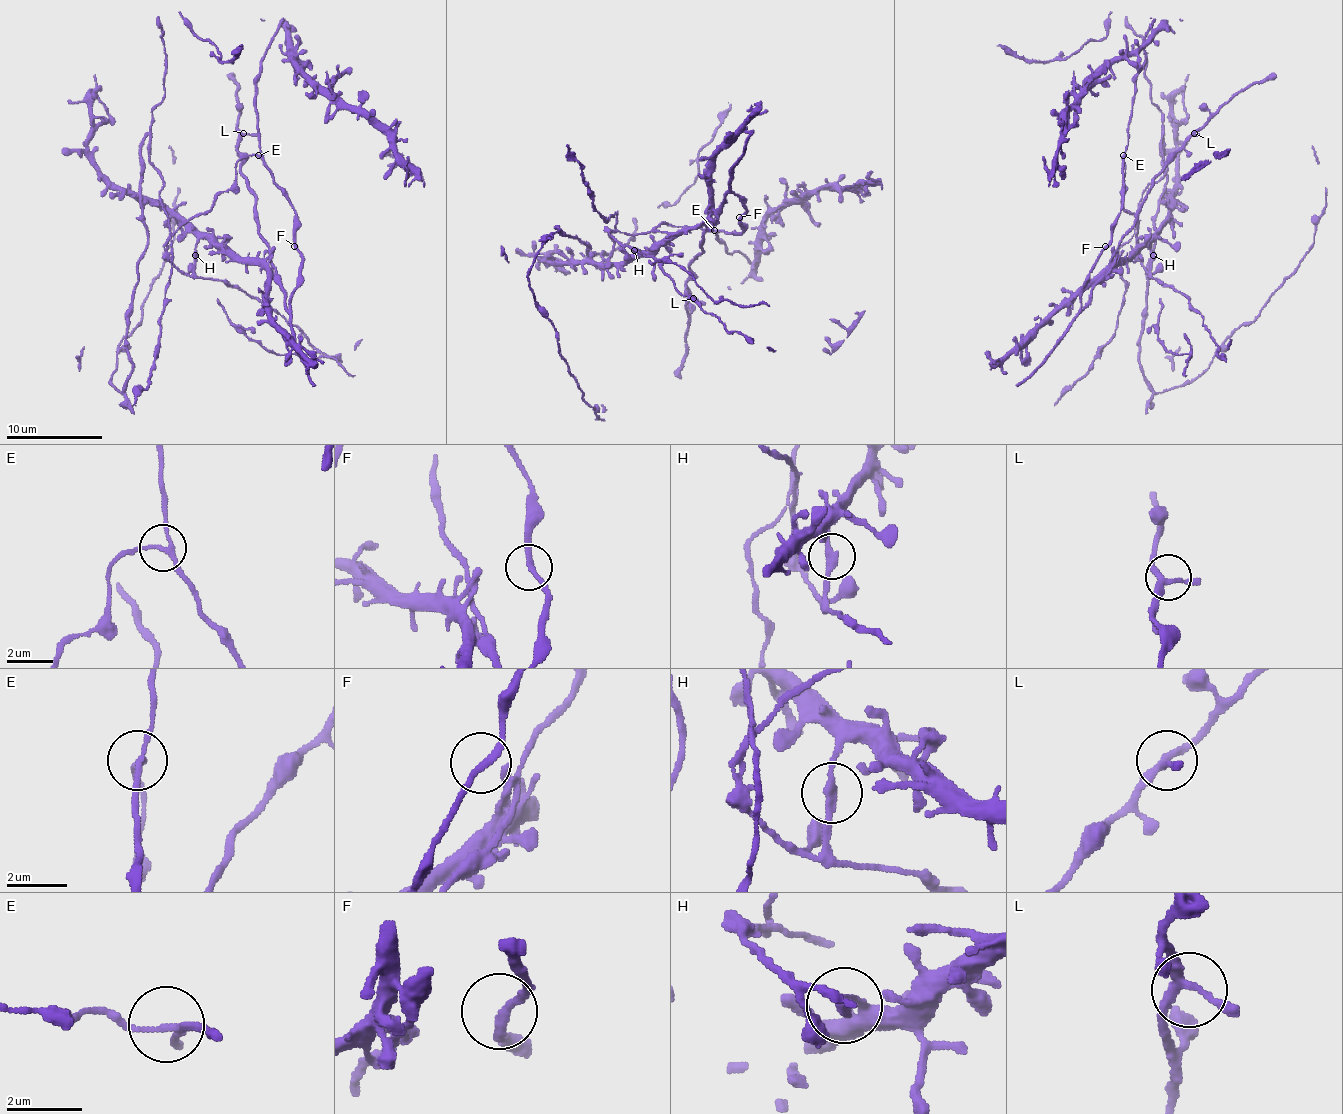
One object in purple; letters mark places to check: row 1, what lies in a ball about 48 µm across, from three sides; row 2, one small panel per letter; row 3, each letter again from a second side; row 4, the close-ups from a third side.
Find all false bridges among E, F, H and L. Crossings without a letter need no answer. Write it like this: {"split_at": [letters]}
{"split_at": ["E", "H"]}

